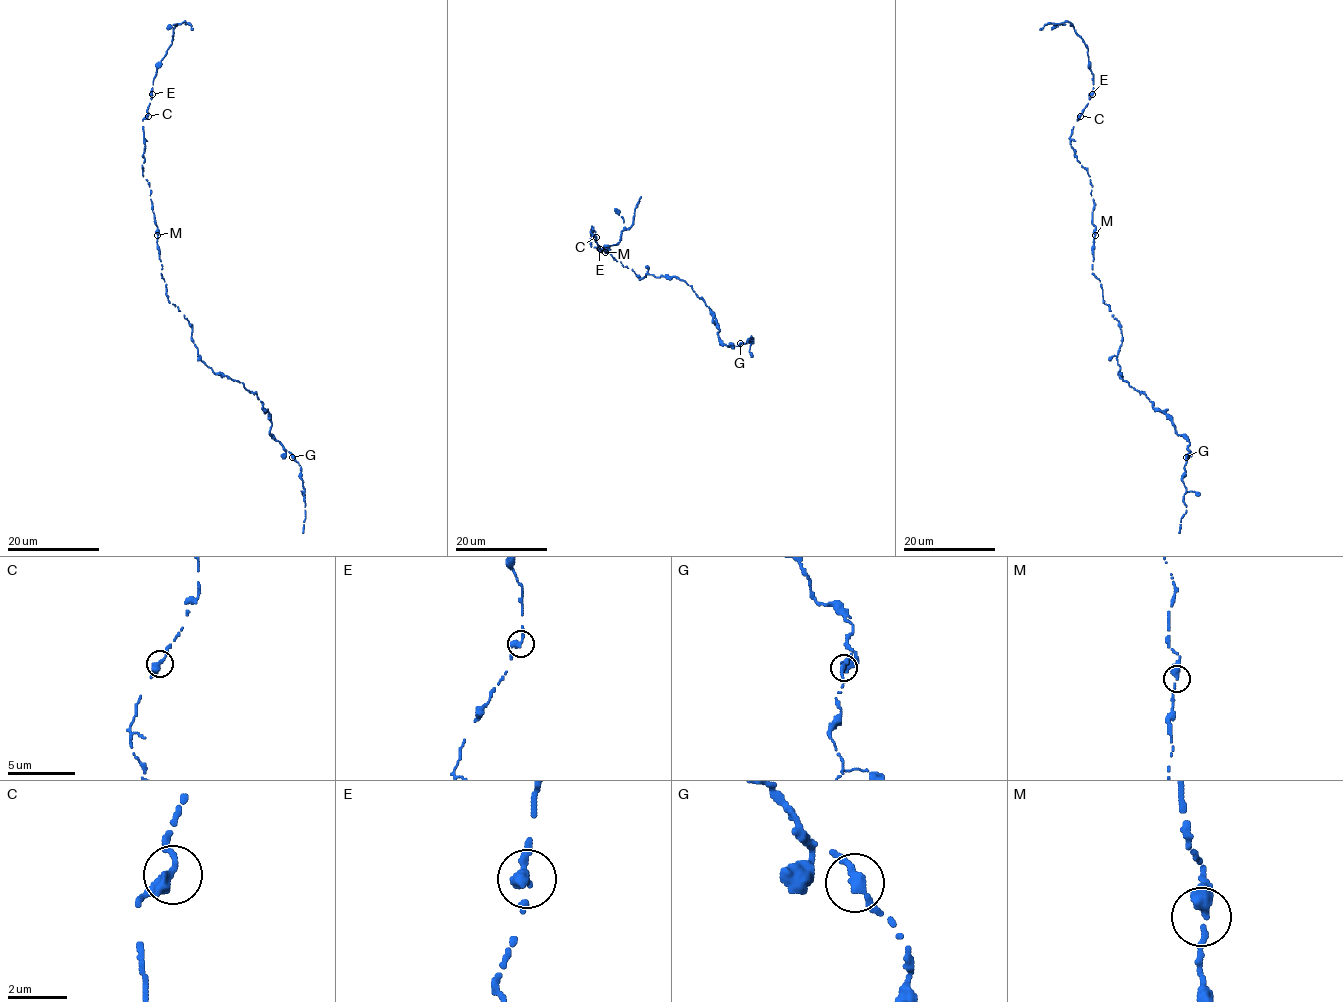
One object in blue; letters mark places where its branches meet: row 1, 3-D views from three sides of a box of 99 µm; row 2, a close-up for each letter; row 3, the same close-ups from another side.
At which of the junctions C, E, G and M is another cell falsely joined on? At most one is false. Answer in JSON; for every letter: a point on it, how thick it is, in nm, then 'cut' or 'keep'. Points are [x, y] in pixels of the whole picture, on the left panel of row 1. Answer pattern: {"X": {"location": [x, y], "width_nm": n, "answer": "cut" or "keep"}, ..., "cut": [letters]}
{"C": {"location": [148, 116], "width_nm": 320, "answer": "keep"}, "E": {"location": [152, 94], "width_nm": 320, "answer": "keep"}, "G": {"location": [292, 457], "width_nm": 280, "answer": "keep"}, "M": {"location": [157, 235], "width_nm": 320, "answer": "keep"}, "cut": []}

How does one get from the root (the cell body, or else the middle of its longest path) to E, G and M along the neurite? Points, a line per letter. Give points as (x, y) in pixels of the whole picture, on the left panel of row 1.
E: (166, 290), (161, 273), (157, 225), (149, 184), (142, 175), (142, 120), (148, 114), (151, 94)
G: (166, 290), (169, 302), (192, 328), (197, 357), (256, 395), (269, 414), (269, 433), (292, 457)
M: (166, 290), (161, 273), (157, 235)

